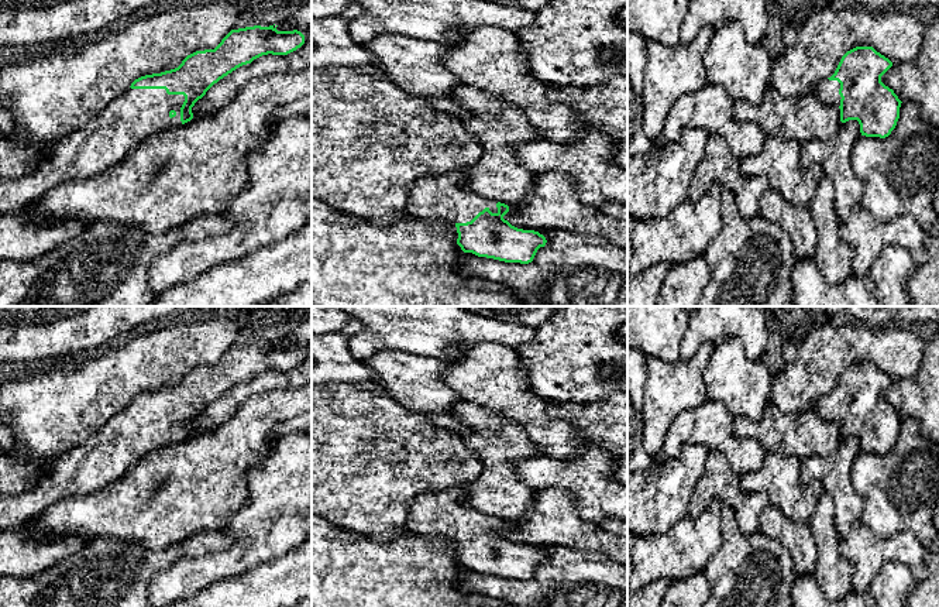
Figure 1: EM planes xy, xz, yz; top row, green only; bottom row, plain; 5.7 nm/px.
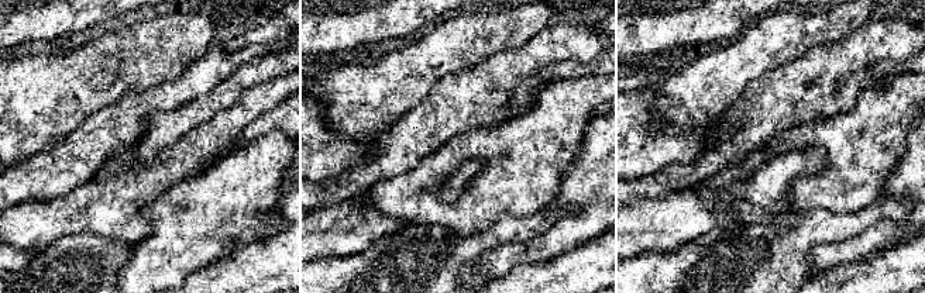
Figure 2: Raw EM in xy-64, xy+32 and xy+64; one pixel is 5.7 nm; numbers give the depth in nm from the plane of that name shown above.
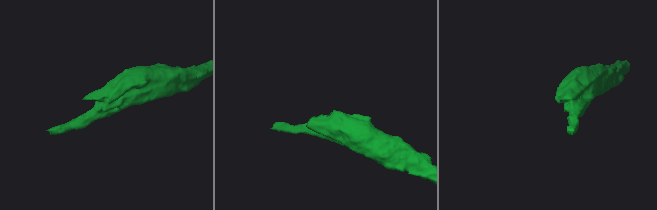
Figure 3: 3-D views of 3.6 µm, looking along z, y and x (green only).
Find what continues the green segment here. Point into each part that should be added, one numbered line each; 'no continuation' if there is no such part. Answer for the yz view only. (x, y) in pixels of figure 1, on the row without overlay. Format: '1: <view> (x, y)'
1: yz (826, 407)

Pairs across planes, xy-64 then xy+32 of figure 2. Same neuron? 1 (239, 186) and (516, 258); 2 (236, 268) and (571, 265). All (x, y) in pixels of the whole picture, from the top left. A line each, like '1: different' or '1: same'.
1: same
2: same

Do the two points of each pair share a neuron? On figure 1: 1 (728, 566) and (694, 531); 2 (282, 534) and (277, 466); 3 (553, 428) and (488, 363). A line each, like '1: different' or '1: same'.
1: different
2: same
3: same

